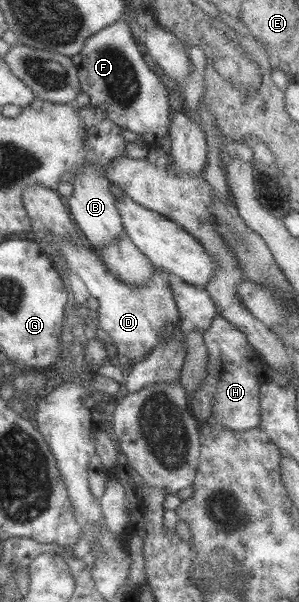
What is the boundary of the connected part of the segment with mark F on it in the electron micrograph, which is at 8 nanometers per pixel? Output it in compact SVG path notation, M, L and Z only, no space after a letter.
M122 20L90 37L81 54L78 54L76 59L83 92L90 96L90 104L105 108L116 124L142 136L148 143L158 144L158 140L168 134L172 124L170 92L160 76L146 64L130 24Z

